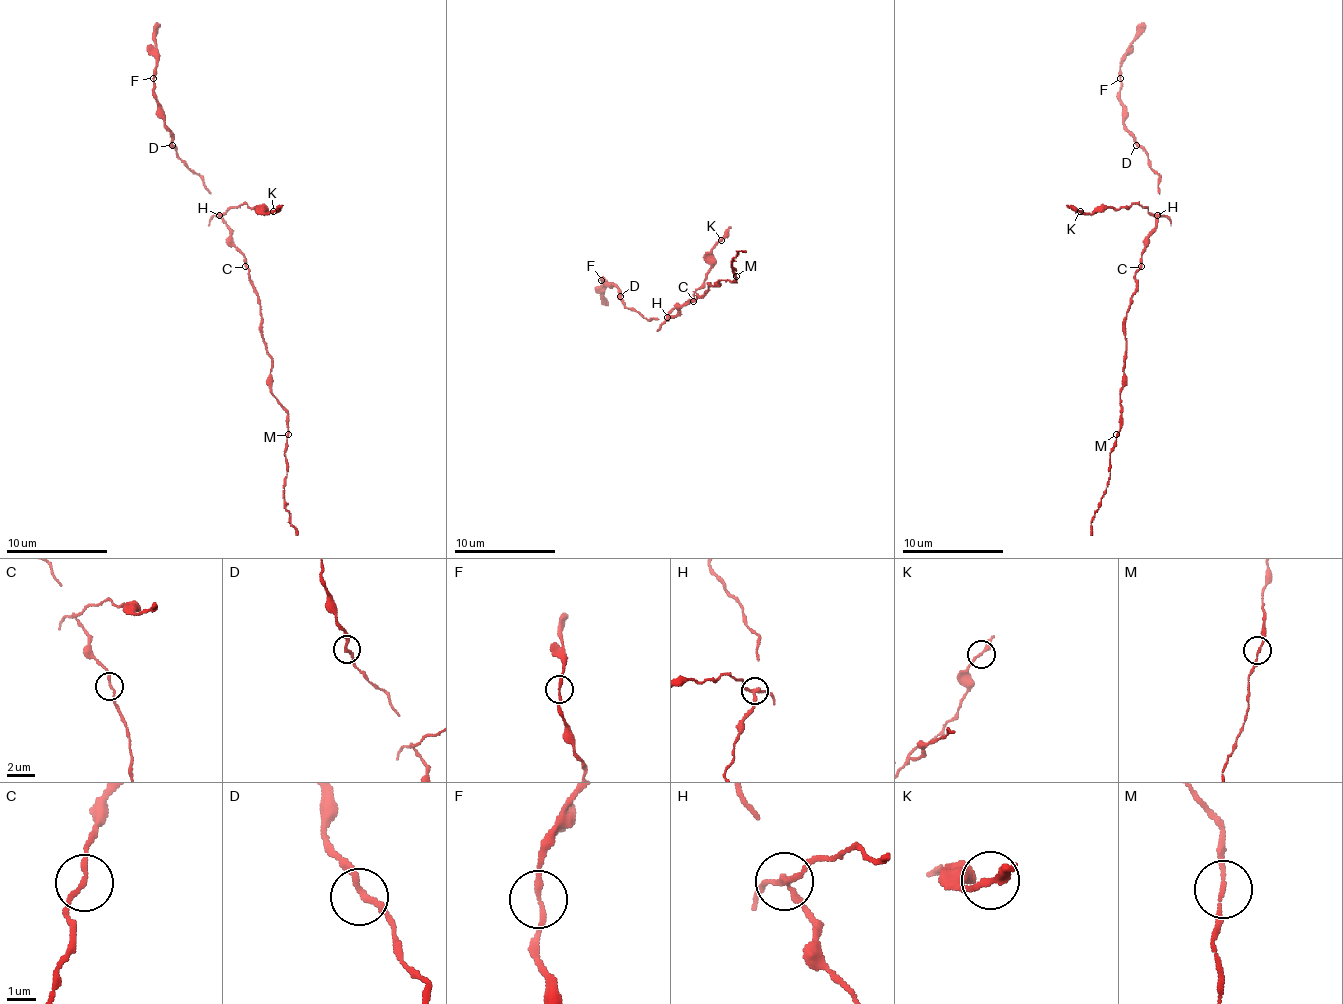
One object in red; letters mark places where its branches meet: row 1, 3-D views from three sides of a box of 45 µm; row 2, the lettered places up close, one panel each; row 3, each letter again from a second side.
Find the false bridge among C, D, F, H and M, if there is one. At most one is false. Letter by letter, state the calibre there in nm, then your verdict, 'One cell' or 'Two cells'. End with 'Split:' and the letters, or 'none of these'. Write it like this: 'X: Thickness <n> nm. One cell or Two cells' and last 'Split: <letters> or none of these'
C: Thickness 170 nm. One cell
D: Thickness 220 nm. One cell
F: Thickness 190 nm. One cell
H: Thickness 200 nm. Two cells
M: Thickness 130 nm. One cell
Split: H

